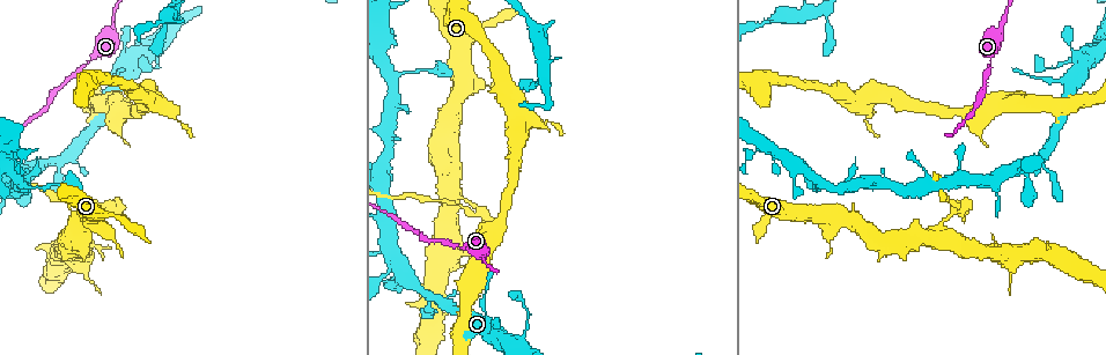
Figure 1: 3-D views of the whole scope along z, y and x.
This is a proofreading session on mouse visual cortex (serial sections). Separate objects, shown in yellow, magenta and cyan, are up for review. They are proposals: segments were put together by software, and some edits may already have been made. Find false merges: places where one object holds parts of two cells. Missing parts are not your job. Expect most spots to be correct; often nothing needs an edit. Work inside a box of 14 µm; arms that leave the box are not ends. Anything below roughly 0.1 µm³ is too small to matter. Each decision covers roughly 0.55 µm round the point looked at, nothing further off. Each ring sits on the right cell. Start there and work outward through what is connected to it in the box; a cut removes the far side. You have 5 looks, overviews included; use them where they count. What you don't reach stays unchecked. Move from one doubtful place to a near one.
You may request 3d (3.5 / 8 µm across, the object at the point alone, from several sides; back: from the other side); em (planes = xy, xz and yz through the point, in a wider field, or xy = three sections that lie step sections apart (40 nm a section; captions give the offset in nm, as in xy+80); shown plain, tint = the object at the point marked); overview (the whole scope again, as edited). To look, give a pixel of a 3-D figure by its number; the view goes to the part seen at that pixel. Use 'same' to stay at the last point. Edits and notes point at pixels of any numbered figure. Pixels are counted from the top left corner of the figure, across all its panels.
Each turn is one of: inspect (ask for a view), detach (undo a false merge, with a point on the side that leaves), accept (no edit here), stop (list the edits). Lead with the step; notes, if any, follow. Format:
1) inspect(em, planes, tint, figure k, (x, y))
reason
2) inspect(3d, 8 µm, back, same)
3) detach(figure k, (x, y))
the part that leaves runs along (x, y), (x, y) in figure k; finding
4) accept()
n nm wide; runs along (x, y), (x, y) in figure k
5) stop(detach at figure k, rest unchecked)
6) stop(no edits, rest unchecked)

inspect(3d, 3.5 µm, figure 1, (810, 187))
sharp bend

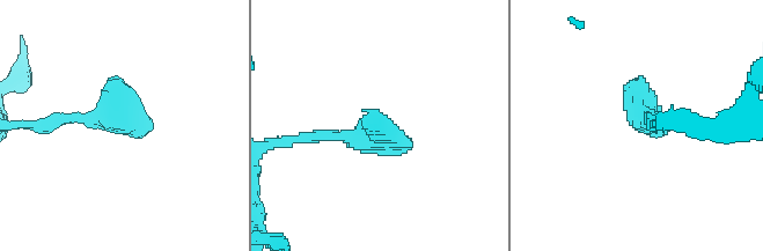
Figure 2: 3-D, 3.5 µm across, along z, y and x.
inspect(em, xy, step 5, tint, figure 2, (111, 116))
now the EM

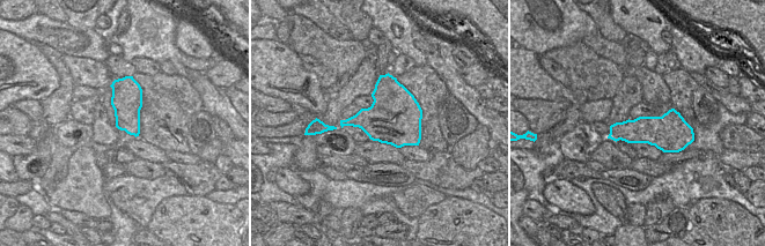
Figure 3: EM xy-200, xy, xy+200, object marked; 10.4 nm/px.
accept()
runs along (34, 124), (115, 117), (115, 78) in figure 2; one cell here

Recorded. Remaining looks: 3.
inspect(em, xy, step 1, tint, figure 1, (954, 211))
arms part here

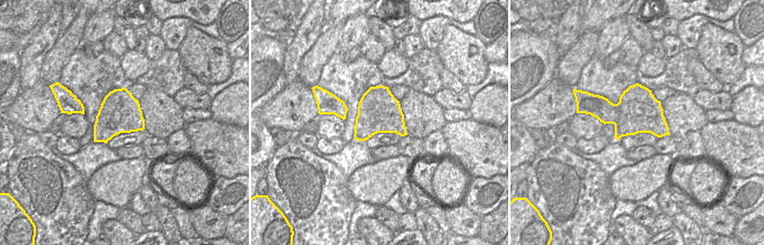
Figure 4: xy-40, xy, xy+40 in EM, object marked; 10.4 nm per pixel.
inspect(3d, 3.5 µm, same)

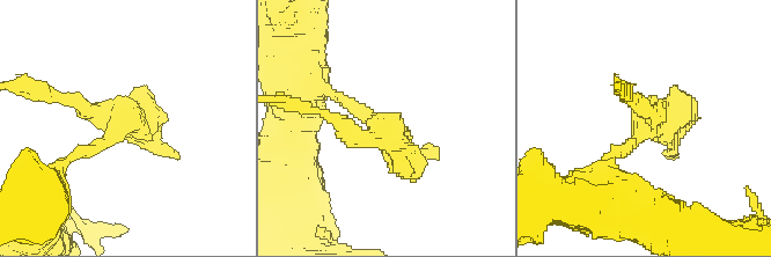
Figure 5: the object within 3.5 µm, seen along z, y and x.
accept()
runs along (611, 161), (655, 115), (629, 97) in figure 5; one cell here

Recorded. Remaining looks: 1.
stop(no edits, rest unchecked)

